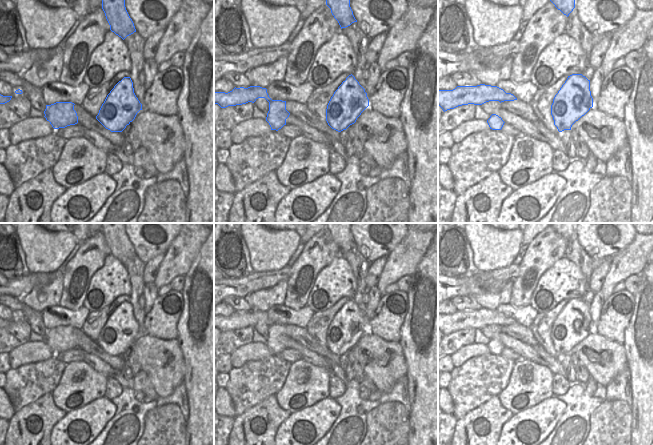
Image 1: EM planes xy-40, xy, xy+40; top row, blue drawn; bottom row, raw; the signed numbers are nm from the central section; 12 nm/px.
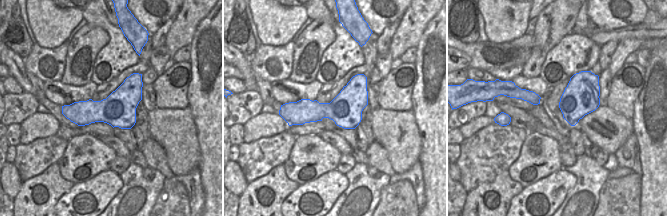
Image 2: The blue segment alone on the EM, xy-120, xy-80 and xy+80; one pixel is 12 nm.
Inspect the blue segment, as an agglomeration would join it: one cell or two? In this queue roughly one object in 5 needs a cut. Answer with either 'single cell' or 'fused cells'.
single cell

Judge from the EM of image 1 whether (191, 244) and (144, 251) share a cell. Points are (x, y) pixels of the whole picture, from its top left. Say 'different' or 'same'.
different

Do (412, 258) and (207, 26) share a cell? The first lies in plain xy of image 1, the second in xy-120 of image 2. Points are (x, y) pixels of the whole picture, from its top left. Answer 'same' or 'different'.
different

